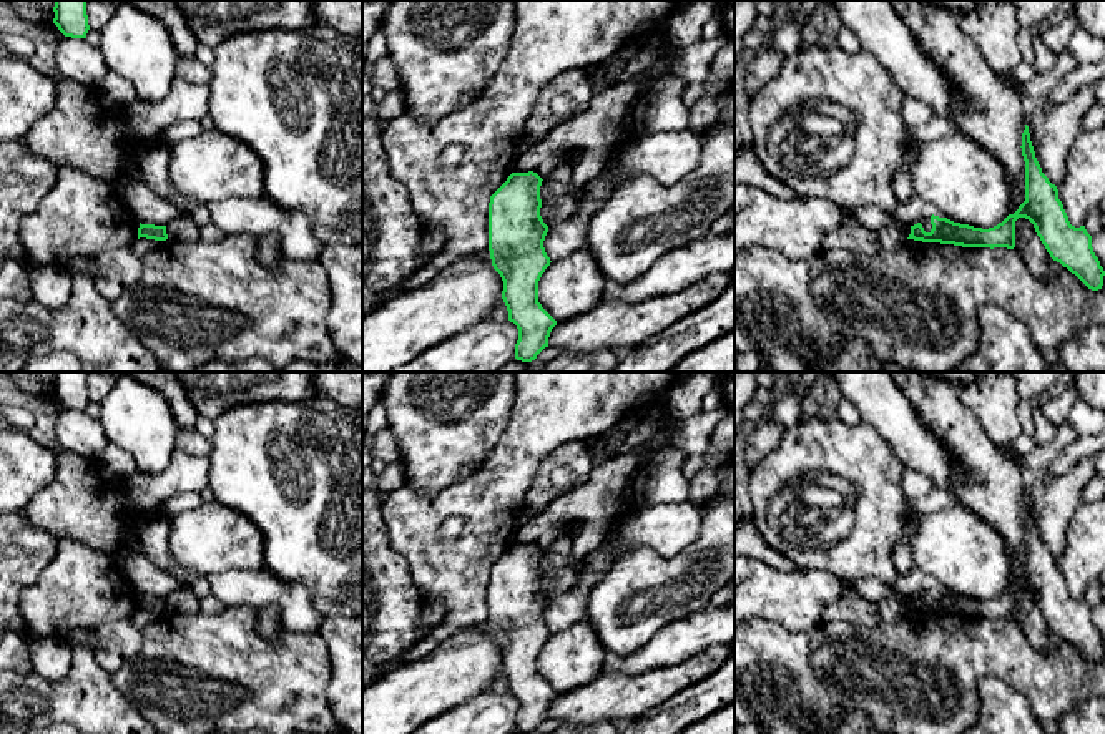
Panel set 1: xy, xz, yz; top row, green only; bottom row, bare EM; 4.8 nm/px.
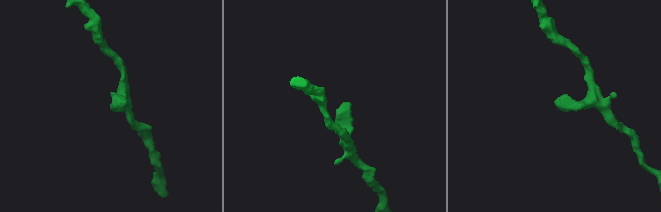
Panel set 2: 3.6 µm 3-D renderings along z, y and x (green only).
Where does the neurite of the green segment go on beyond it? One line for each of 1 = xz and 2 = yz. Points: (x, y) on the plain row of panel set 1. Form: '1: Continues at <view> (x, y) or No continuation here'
1: No continuation here
2: No continuation here

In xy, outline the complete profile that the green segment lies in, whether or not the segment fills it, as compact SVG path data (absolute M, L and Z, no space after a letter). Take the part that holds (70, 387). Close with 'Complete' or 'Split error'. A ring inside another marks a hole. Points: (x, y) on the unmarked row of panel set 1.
M55 372L53 395L65 409L86 410L90 402L86 372Z. Complete

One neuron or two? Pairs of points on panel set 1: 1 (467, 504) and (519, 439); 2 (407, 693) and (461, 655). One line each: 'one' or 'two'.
1: one
2: one

